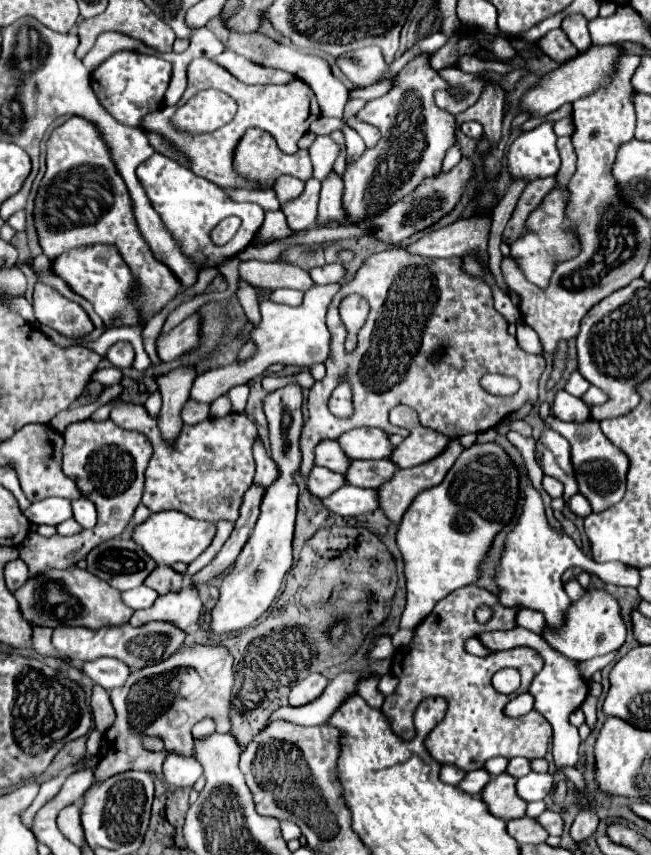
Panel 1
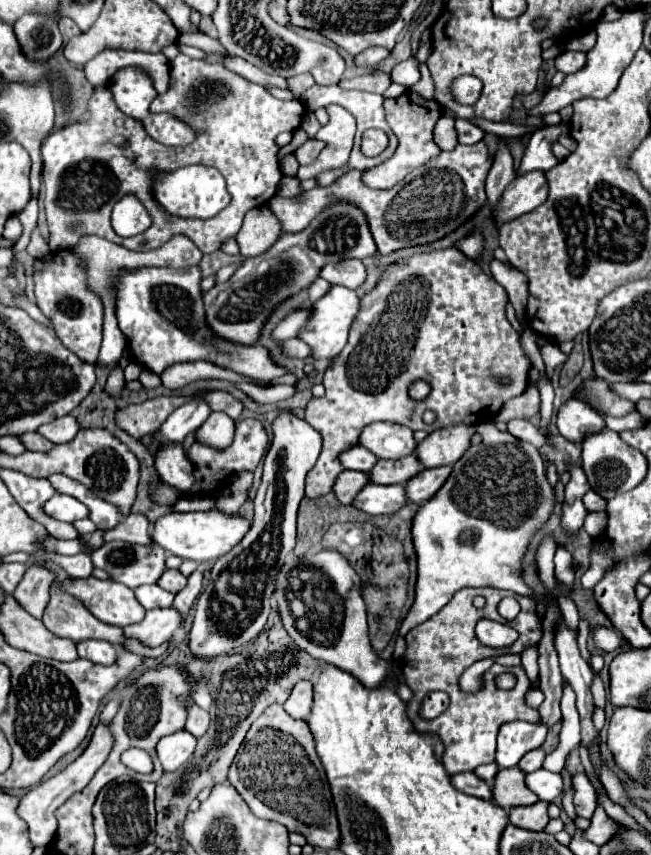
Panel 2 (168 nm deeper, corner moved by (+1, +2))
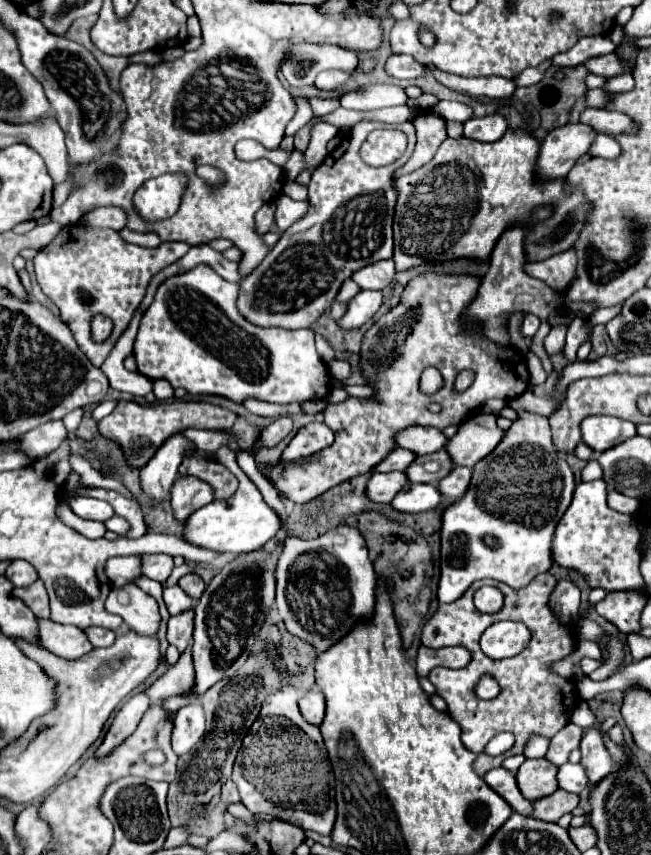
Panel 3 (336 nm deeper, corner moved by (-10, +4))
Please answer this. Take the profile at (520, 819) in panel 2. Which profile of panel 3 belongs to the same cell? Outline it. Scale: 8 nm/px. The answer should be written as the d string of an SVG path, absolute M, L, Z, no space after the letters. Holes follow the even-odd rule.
M557 790L551 796L545 796L545 798L533 802L533 806L535 806L533 816L543 820L543 822L557 822L563 814L571 812L573 808L577 808L577 804L579 804L579 796L577 794Z

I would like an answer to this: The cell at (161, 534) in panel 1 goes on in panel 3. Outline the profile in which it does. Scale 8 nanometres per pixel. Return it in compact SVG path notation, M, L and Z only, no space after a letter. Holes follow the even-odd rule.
M222 446L216 452L217 460L229 468L237 480L239 488L237 492L227 500L215 500L203 508L199 508L195 514L191 514L185 522L185 540L215 552L229 552L229 554L247 554L253 550L259 550L265 542L277 536L277 532L283 528L281 518L277 512L265 504L261 492L257 486L247 478L247 474L237 466L235 454L228 446Z

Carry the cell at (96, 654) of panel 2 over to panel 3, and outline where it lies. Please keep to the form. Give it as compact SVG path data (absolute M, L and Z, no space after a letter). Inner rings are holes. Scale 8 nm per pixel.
M91 626L91 628L85 628L85 634L89 638L89 642L95 646L95 648L107 648L115 642L117 634L113 630L107 630L107 628L99 628L99 626Z

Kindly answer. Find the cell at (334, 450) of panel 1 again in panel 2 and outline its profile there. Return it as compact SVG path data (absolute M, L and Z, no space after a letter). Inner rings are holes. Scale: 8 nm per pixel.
M352 446L352 450L344 450L344 454L340 456L340 464L346 470L362 470L362 472L368 472L376 464L376 460L378 458L368 450L364 450L362 446Z

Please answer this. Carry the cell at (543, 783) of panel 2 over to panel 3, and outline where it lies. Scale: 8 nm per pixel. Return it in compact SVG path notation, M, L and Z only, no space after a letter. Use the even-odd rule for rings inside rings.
M563 764L559 768L557 780L559 780L559 788L573 792L573 794L581 794L583 788L589 786L587 772L585 772L583 764Z

